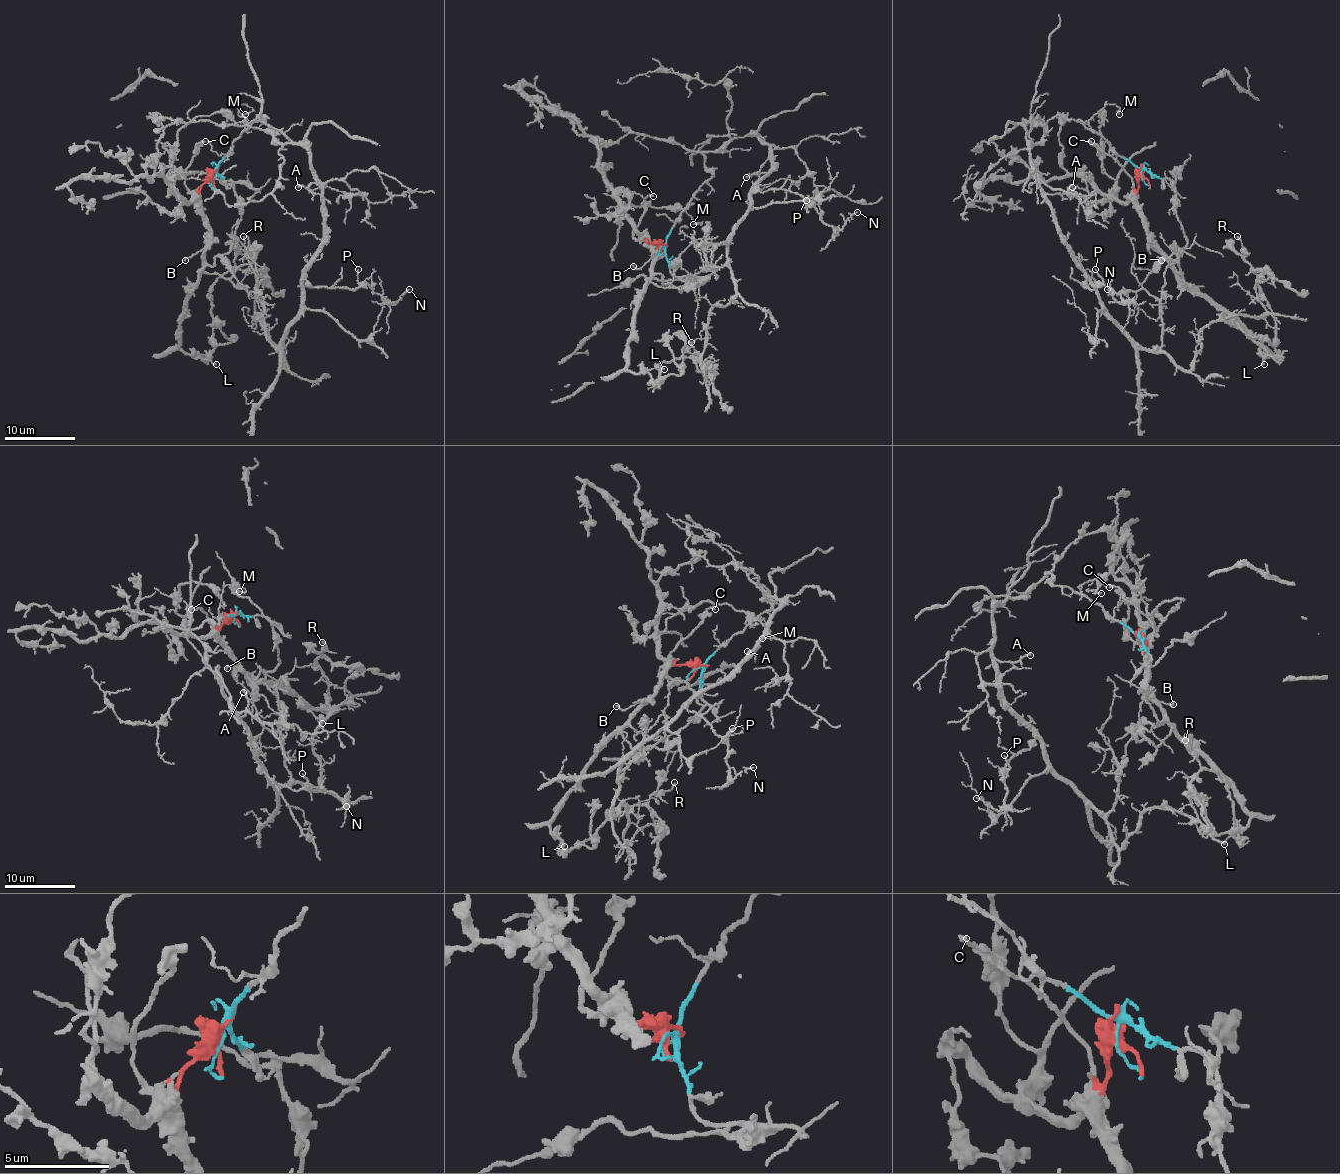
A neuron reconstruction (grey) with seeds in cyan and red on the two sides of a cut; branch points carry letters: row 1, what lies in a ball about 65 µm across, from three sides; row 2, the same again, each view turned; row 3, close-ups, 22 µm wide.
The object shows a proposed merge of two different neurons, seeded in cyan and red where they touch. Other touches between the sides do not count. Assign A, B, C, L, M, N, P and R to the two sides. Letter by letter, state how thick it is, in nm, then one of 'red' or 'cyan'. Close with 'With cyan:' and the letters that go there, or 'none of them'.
A: 200 nm thick; cyan
B: 170 nm thick; red
C: 190 nm thick; red
L: 150 nm thick; red
M: 110 nm thick; cyan
N: 100 nm thick; cyan
P: 120 nm thick; cyan
R: 180 nm thick; red
With cyan: A, M, N, P

